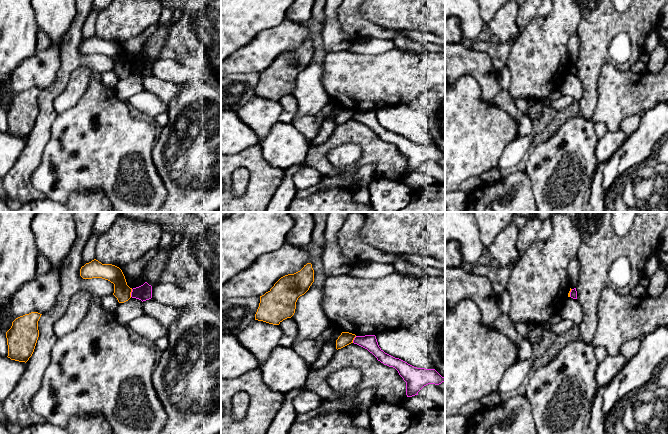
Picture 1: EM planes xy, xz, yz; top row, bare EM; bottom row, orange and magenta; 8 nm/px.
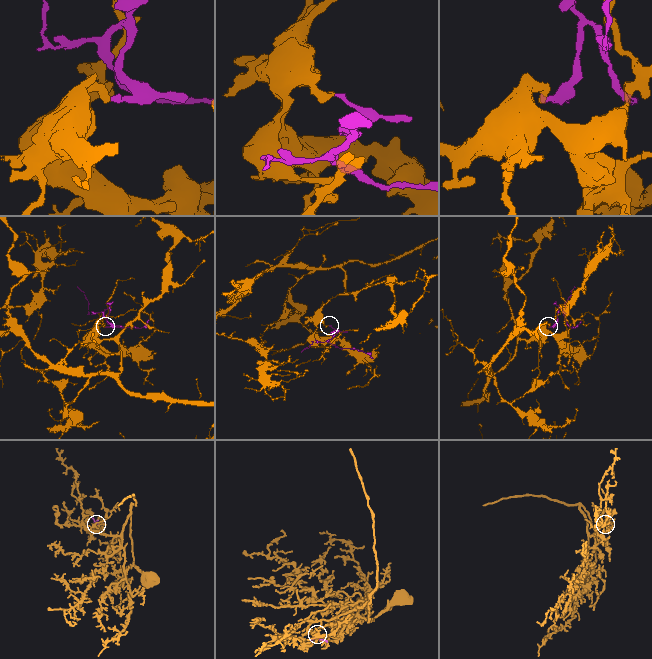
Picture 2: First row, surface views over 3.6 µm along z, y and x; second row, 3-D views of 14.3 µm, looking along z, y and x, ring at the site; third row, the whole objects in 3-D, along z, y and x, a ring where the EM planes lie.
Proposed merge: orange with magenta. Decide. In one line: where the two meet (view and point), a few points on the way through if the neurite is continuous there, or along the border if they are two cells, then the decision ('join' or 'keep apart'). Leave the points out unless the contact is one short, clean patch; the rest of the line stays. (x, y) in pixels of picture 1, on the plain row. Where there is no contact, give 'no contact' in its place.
meets orange in xy at (130, 69); border along xy (132, 65), (130, 72); keep apart

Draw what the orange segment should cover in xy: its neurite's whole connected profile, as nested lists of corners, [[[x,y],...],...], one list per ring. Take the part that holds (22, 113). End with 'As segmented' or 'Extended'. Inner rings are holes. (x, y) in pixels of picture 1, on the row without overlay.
[[[31,88],[16,94],[6,108],[8,134],[27,138],[32,132],[38,113],[38,97],[42,90]]]. As segmented

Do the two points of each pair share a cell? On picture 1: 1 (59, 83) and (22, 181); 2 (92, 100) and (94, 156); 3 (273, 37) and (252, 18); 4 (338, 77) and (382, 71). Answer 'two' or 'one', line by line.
1: one
2: one
3: two
4: one

